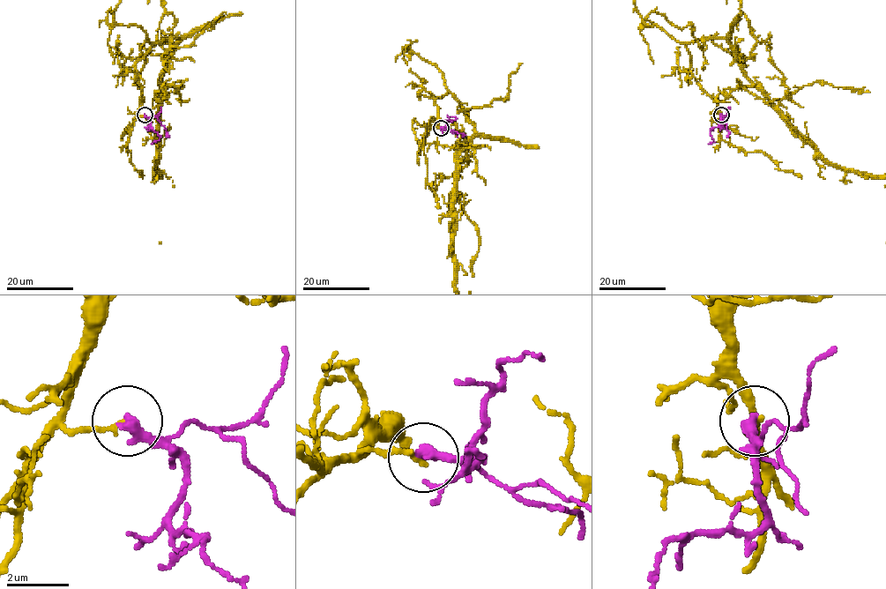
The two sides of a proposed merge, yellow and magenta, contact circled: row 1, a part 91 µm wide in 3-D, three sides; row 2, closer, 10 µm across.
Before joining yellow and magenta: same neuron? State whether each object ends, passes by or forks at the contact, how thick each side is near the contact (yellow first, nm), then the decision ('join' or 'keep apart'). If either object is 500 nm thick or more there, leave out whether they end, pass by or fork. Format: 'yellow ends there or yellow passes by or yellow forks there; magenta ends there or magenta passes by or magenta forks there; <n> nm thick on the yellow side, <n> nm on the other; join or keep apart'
yellow ends there; magenta ends there; 170 nm thick on the yellow side, 400 nm on the other; keep apart

